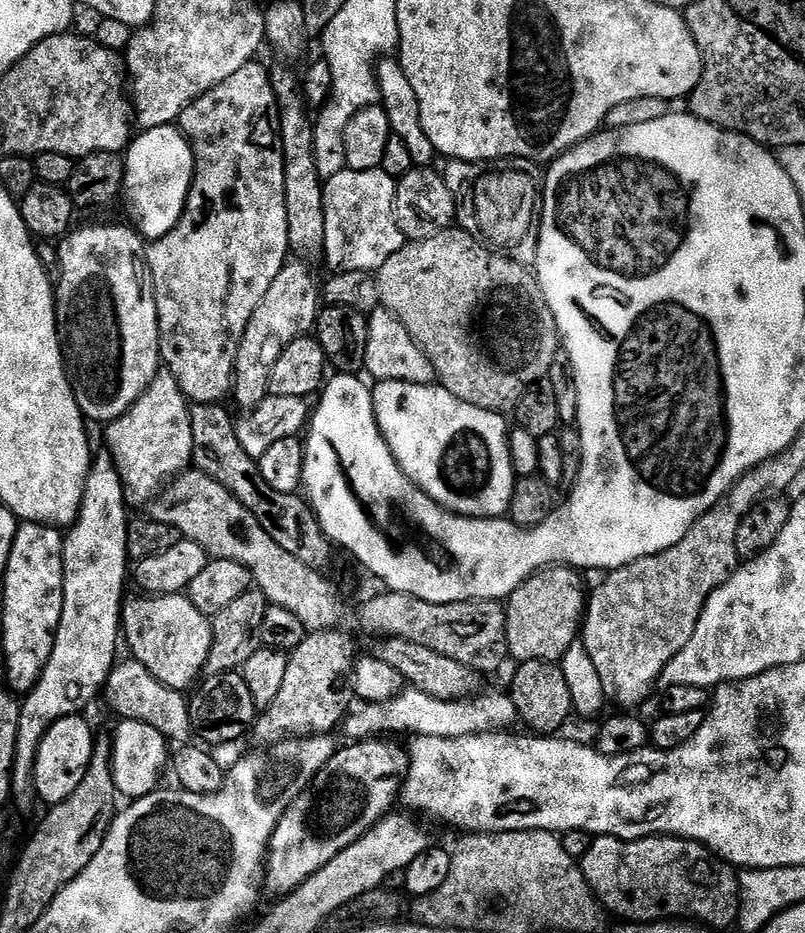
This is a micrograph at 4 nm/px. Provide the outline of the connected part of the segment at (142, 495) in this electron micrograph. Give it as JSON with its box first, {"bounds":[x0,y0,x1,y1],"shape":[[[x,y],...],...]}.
{"bounds":[106,370,193,505],"shape":[[[167,370],[149,380],[136,405],[107,425],[106,432],[107,455],[124,484],[124,499],[129,505],[148,504],[155,496],[163,497],[165,488],[193,463],[192,408],[179,382]]]}

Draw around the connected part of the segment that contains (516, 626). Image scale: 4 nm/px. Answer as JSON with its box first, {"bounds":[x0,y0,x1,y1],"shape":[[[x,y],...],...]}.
{"bounds":[506,566,586,664],"shape":[[[548,566],[543,570],[537,571],[535,576],[529,576],[525,579],[522,587],[517,588],[511,596],[508,597],[506,601],[506,611],[508,613],[508,650],[511,659],[516,662],[523,662],[525,660],[544,660],[546,663],[555,664],[566,654],[566,650],[574,641],[577,639],[578,633],[582,628],[582,613],[586,608],[586,588],[580,585],[581,573],[575,568],[570,568],[567,566]]]}

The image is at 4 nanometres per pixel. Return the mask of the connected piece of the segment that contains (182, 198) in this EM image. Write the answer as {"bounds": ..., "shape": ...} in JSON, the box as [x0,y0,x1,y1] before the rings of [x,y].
{"bounds":[122,124,196,242],"shape":[[[172,124],[141,131],[129,143],[122,159],[124,161],[122,200],[128,203],[128,212],[133,220],[131,223],[136,231],[148,242],[161,240],[163,236],[171,236],[180,225],[180,219],[184,217],[196,171],[196,159],[192,156],[192,148],[184,133]]]}

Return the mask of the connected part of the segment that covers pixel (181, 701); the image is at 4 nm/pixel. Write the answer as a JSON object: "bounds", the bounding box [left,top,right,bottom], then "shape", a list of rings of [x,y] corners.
{"bounds":[107,658,194,746],"shape":[[[128,658],[125,664],[120,662],[113,667],[108,675],[107,696],[109,702],[121,712],[119,715],[123,719],[140,720],[143,724],[154,726],[154,730],[161,732],[169,742],[176,743],[177,740],[177,745],[184,746],[194,736],[189,697],[154,678],[154,674],[150,674],[150,670],[146,670],[146,666],[142,666],[134,658]]]}

